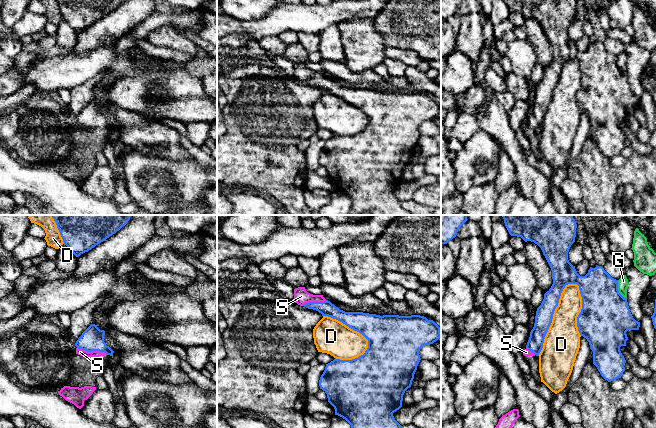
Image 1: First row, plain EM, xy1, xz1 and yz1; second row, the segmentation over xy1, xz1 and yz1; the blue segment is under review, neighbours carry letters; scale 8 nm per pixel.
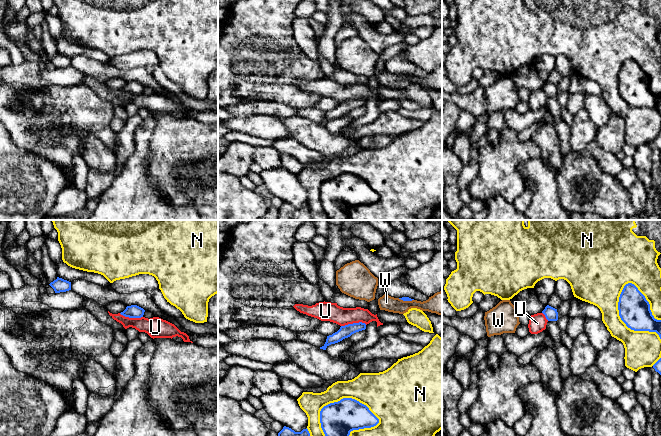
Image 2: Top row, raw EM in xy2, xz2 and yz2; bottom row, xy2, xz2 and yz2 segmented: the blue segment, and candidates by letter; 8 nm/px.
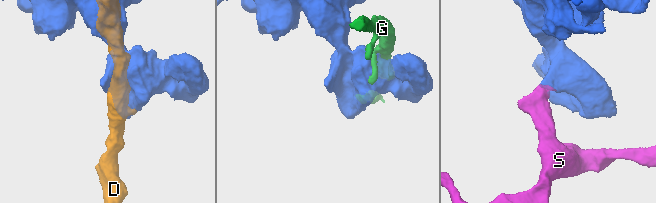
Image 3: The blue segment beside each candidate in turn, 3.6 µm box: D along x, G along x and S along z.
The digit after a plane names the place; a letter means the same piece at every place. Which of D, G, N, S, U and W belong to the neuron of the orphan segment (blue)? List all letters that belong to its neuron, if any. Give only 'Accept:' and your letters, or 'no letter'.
Accept: S

